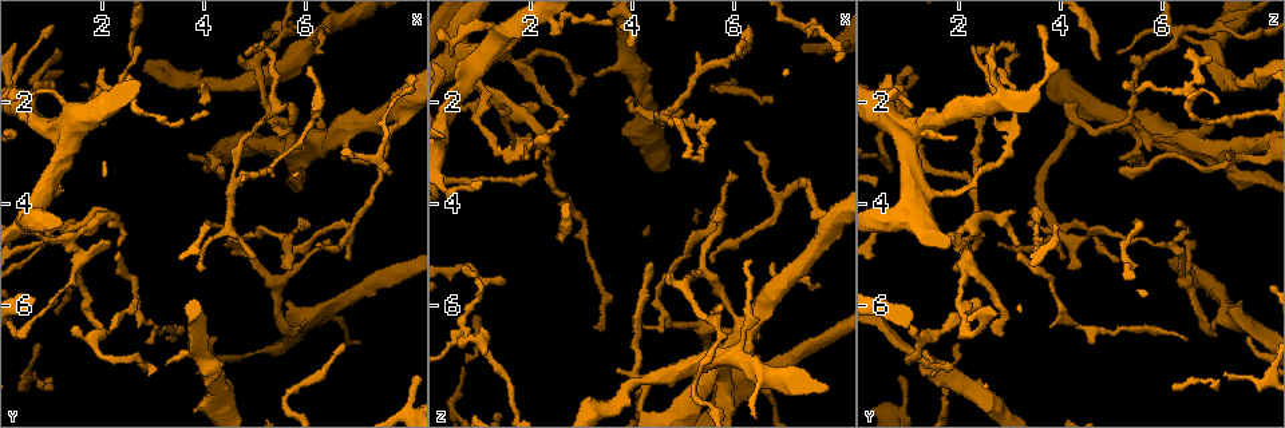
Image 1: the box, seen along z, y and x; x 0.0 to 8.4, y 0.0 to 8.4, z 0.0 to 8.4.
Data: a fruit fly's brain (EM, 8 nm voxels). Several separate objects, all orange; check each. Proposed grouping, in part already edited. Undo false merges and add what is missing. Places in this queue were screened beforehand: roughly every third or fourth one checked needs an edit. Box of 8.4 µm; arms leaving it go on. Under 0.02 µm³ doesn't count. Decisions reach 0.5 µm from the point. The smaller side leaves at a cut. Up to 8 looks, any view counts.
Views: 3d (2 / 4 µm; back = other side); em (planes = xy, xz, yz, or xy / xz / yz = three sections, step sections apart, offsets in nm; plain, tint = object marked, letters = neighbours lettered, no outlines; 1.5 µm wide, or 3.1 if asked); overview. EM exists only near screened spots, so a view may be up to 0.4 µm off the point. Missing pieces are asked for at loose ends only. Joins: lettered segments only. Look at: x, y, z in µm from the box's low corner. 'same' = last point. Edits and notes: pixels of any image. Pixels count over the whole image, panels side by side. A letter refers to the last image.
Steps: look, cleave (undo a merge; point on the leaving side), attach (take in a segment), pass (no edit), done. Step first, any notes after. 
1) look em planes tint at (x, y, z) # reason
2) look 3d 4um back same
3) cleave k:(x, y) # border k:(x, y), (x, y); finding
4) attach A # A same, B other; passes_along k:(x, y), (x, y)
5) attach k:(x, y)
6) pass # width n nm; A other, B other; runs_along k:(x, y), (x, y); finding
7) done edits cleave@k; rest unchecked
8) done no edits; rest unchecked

look em planes letters at (5.00, 5.00, 2.20) # an open end

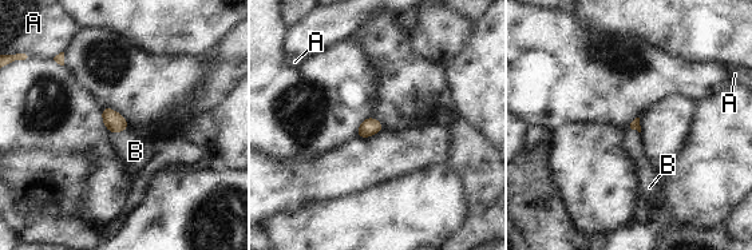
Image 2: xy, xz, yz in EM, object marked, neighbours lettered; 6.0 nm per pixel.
attach B # longest_contact B 110 nm; A other, B same; passes_along 2:(114, 122), (118, 131), (135, 151); the cell continues

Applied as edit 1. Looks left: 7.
look 3d 4um back at (0.65, 1.90, 6.50) # narrows sharply

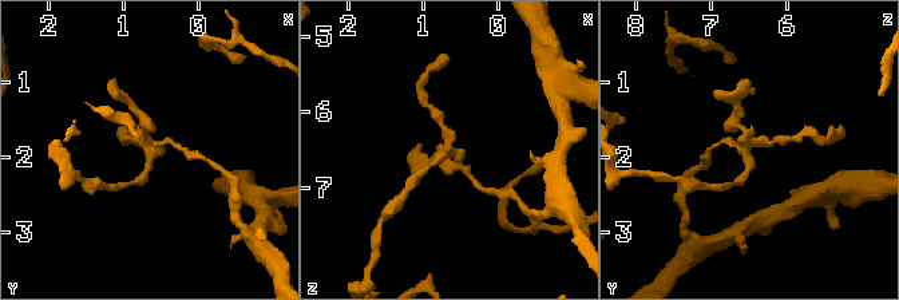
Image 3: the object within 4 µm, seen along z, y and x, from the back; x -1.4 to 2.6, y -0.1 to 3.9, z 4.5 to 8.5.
look em planes letters at (0.65, 1.90, 6.50)

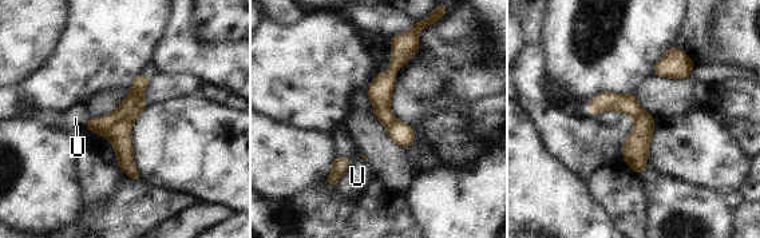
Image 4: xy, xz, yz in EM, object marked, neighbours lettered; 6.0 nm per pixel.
cleave 4:(119, 134) # longest_contact U 200 nm; U other; border 4:(135, 90), (135, 104), (103, 134); two cells meet here

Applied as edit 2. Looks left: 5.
done edits attach@2, cleave@4; rest unchecked

